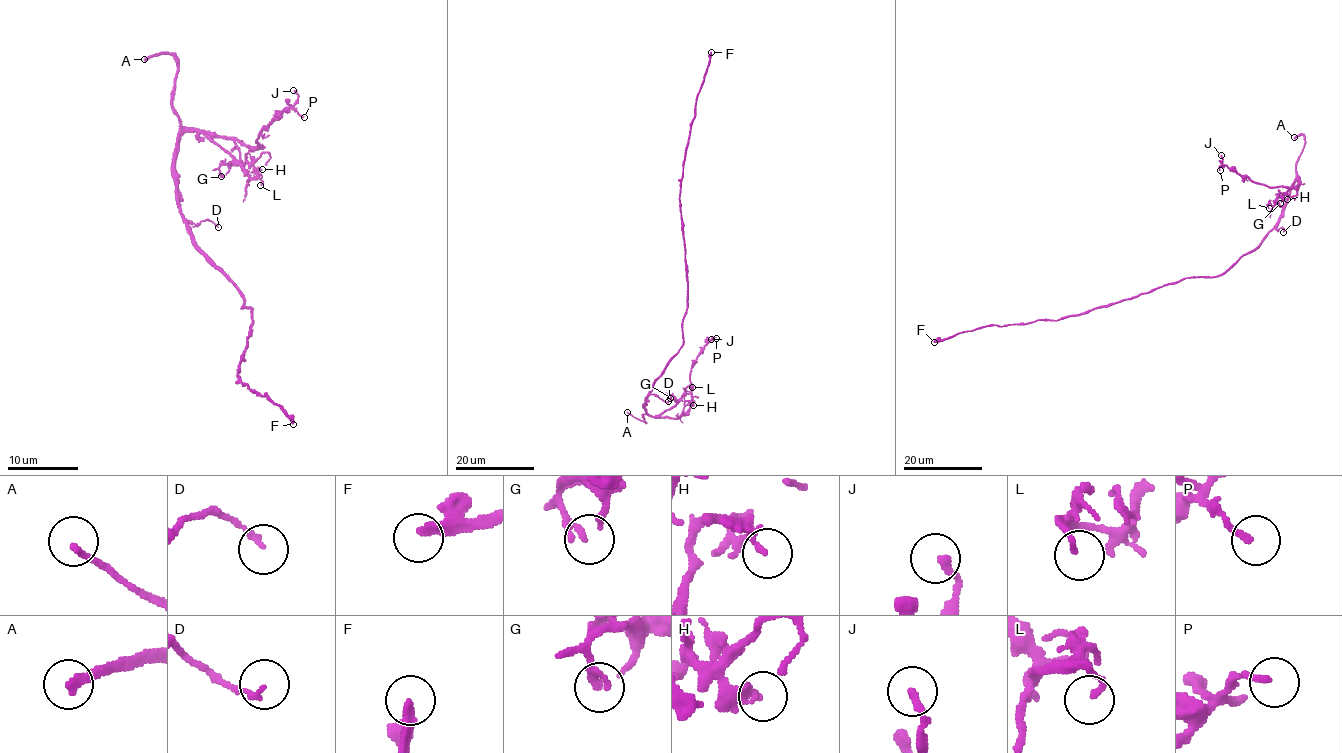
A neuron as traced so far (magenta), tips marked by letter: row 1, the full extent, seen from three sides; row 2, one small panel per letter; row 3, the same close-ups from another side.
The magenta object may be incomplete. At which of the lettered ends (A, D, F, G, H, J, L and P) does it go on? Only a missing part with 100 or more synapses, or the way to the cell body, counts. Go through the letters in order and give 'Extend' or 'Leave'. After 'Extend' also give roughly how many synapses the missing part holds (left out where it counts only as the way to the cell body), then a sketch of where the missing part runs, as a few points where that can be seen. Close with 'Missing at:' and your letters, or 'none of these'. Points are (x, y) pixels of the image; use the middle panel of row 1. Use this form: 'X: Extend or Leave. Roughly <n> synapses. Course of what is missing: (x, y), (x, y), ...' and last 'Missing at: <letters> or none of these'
A: Extend. Course of what is missing: (627, 412), (616, 407), (598, 407)
D: Leave
F: Extend. Roughly 300 synapses
G: Leave
H: Leave
J: Leave
L: Leave
P: Leave
Missing at: A, F

